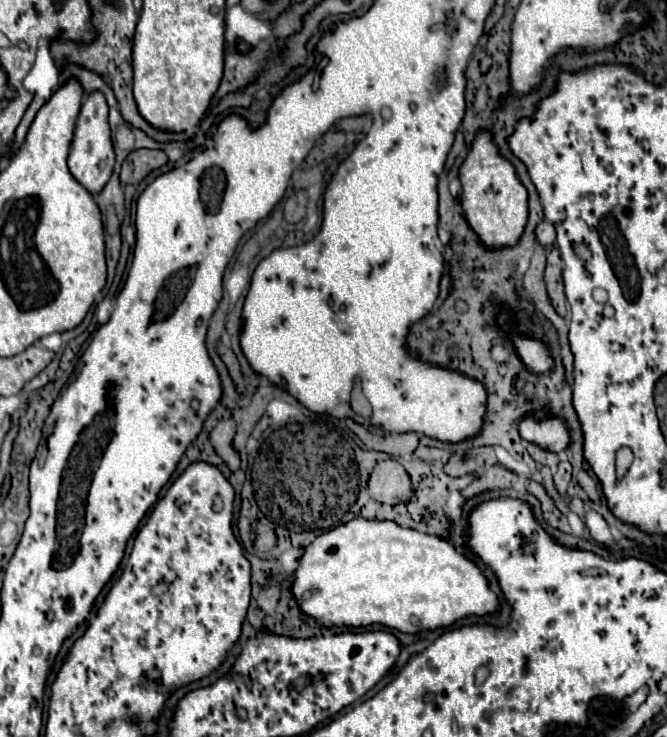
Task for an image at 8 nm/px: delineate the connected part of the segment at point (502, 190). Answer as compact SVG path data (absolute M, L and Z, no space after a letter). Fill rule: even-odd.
M480 133L480 137L472 141L472 149L462 163L458 177L462 183L458 201L464 211L464 219L478 235L480 243L488 249L514 247L528 223L528 191L520 183L514 165L498 153L496 145L492 145L492 137L488 137L488 133Z

